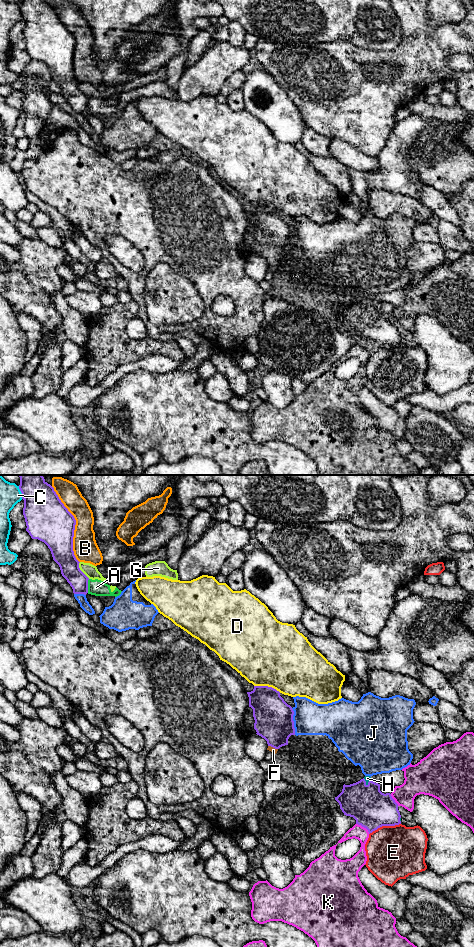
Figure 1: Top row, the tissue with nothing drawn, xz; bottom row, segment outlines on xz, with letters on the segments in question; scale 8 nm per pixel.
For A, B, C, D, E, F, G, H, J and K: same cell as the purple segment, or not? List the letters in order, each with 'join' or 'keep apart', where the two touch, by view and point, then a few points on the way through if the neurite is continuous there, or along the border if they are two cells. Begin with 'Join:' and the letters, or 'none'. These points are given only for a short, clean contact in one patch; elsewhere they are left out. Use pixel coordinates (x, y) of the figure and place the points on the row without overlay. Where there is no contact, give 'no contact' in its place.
Join: F, H
A: keep apart | xz (87, 106) | along xz (89, 99), (87, 112)
B: keep apart | xz (75, 44)
C: keep apart | xz (21, 12)
D: keep apart | xz (267, 206)
E: keep apart | xz (384, 345)
F: join | xz (273, 267)
G: keep apart | xz (80, 90)
H: join | xz (365, 302)
J: keep apart | xz (293, 241)
K: keep apart | xz (363, 346)

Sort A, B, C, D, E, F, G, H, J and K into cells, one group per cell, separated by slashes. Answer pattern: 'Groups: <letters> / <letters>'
Groups: A C G / B / D / E / F H / J / K

